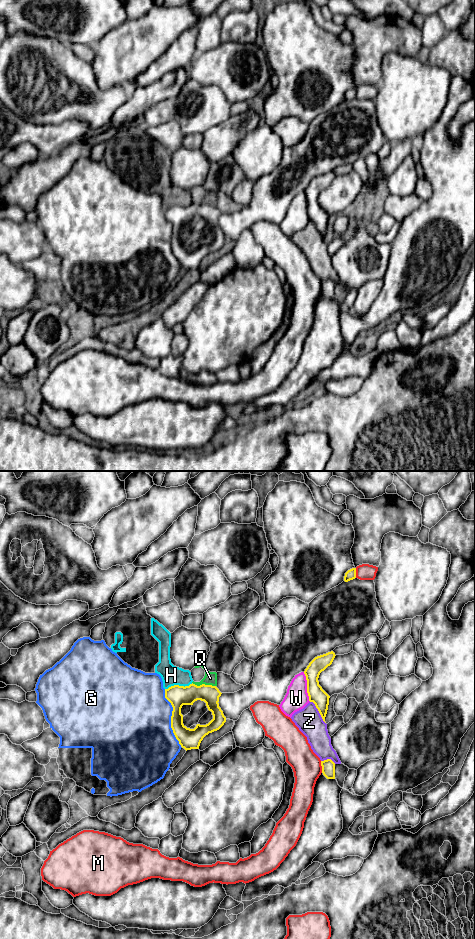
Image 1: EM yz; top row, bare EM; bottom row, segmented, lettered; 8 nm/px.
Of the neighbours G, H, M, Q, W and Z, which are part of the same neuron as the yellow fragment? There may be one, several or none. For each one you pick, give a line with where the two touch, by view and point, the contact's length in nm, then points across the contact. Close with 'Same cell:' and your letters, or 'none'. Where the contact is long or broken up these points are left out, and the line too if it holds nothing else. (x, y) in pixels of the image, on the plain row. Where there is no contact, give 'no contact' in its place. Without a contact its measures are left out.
Same cell: none

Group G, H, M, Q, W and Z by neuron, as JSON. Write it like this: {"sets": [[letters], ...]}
{"sets": [["G"], ["H", "Q", "Z"], ["M"], ["W"]]}

